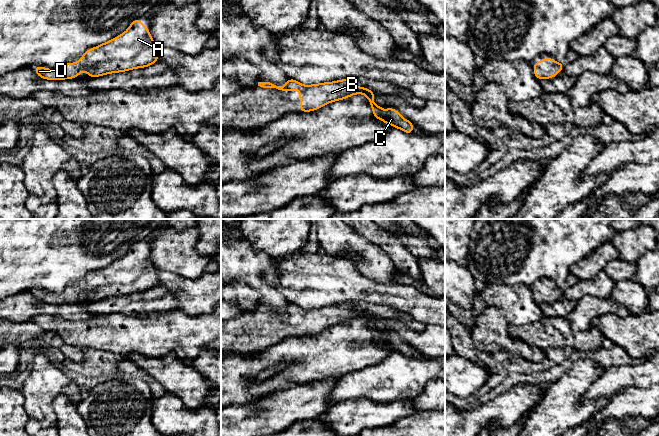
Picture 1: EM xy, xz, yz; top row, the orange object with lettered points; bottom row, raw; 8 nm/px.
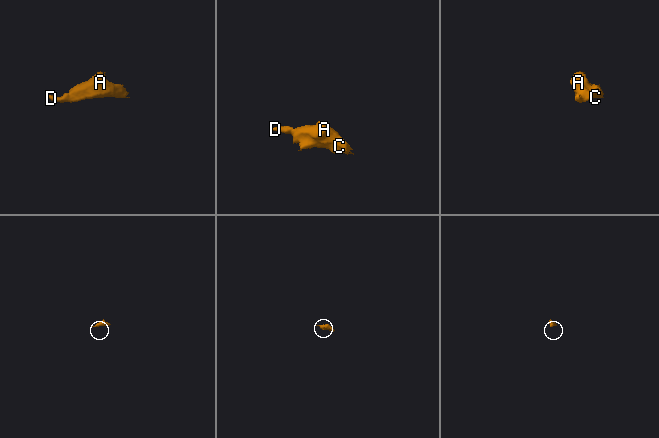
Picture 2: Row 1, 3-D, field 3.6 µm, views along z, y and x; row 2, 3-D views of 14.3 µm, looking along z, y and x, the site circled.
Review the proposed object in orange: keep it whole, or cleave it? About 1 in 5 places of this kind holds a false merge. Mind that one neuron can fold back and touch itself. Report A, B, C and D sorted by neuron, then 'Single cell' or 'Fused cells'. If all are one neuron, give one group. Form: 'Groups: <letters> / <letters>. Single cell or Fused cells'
Groups: A B C D. Single cell

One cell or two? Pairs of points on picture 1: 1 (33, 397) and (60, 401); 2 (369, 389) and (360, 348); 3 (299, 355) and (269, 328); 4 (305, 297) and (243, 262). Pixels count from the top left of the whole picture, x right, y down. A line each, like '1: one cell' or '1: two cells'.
1: two cells
2: two cells
3: two cells
4: two cells

